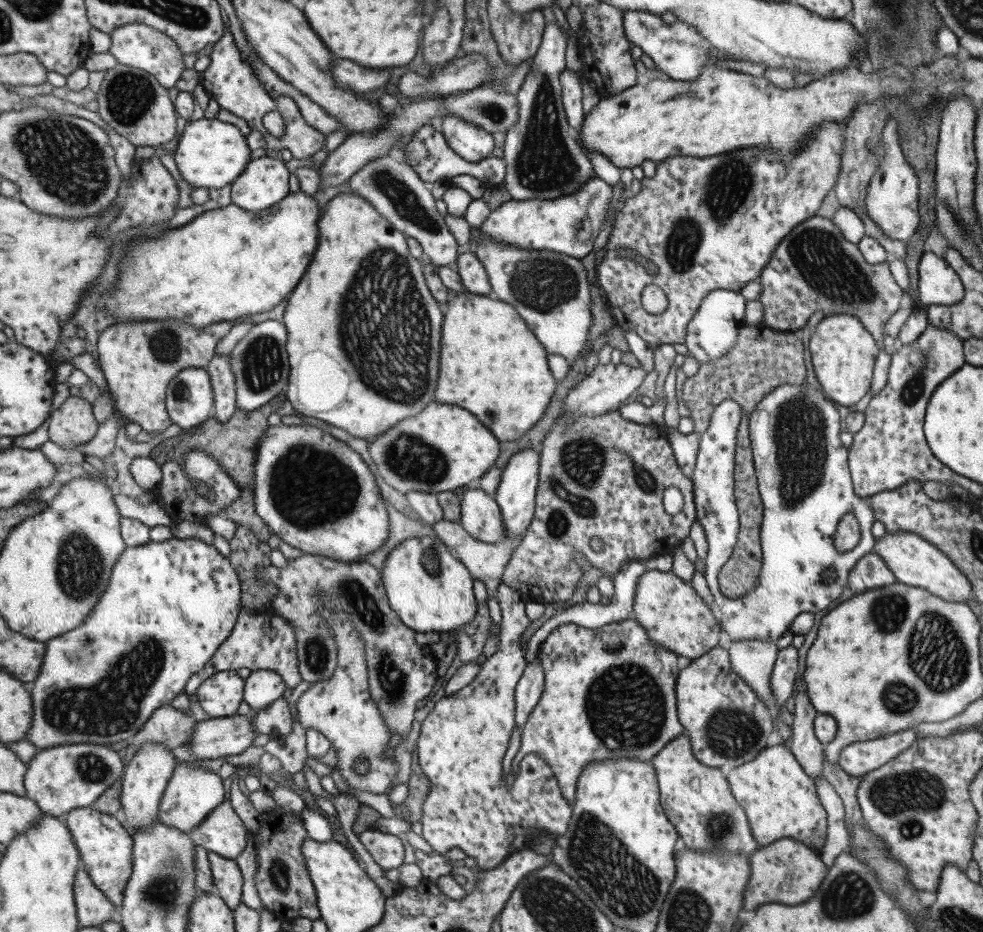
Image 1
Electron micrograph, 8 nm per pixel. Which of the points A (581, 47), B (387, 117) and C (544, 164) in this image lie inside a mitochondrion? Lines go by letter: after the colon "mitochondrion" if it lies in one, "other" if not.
A: other
B: other
C: mitochondrion

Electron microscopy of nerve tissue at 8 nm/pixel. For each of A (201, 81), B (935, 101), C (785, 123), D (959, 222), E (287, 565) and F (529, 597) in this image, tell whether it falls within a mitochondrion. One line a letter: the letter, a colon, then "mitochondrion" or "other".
A: other
B: other
C: other
D: other
E: other
F: other

